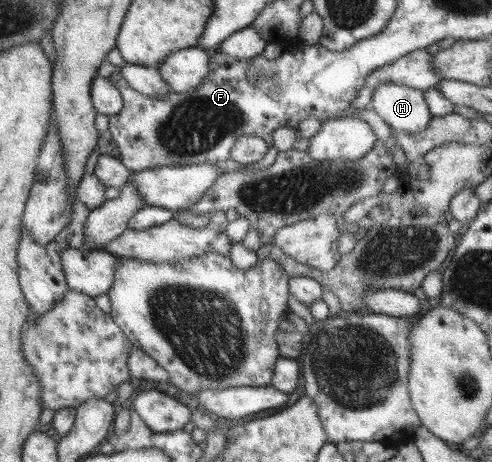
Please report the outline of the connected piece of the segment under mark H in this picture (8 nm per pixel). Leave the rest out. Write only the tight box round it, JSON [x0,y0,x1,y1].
[369,83,432,131]

